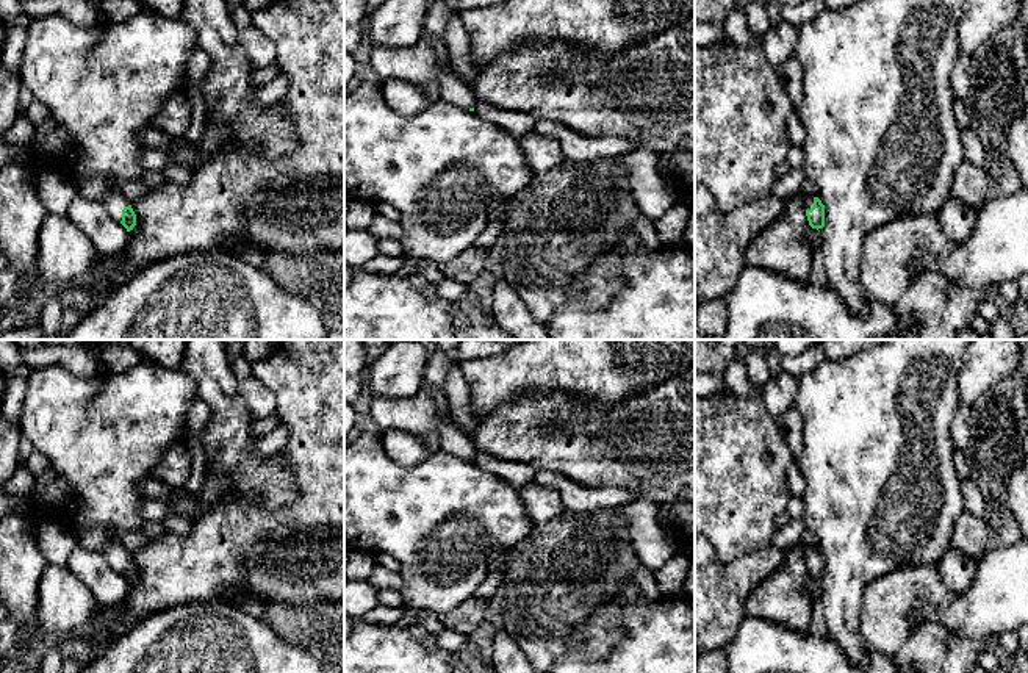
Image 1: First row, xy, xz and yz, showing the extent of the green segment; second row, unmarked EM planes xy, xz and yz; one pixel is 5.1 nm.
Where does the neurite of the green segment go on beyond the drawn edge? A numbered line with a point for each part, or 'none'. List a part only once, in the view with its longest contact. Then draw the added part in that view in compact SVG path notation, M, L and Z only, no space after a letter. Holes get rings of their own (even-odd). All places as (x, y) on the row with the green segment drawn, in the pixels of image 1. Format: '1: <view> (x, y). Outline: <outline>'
1: xy (115, 202). Outline: M113 191L110 194L106 194L102 200L100 200L102 207L105 207L108 210L108 213L117 221L122 221L122 210L125 207L130 205L130 202L127 200L127 197L119 191Z

